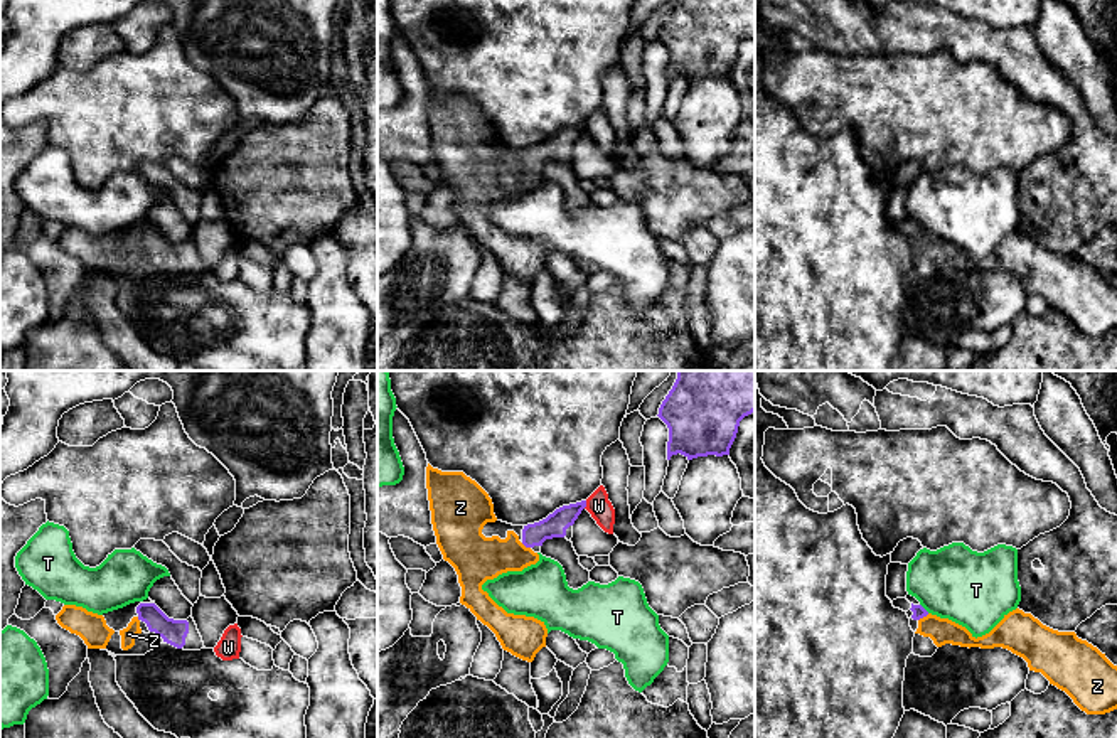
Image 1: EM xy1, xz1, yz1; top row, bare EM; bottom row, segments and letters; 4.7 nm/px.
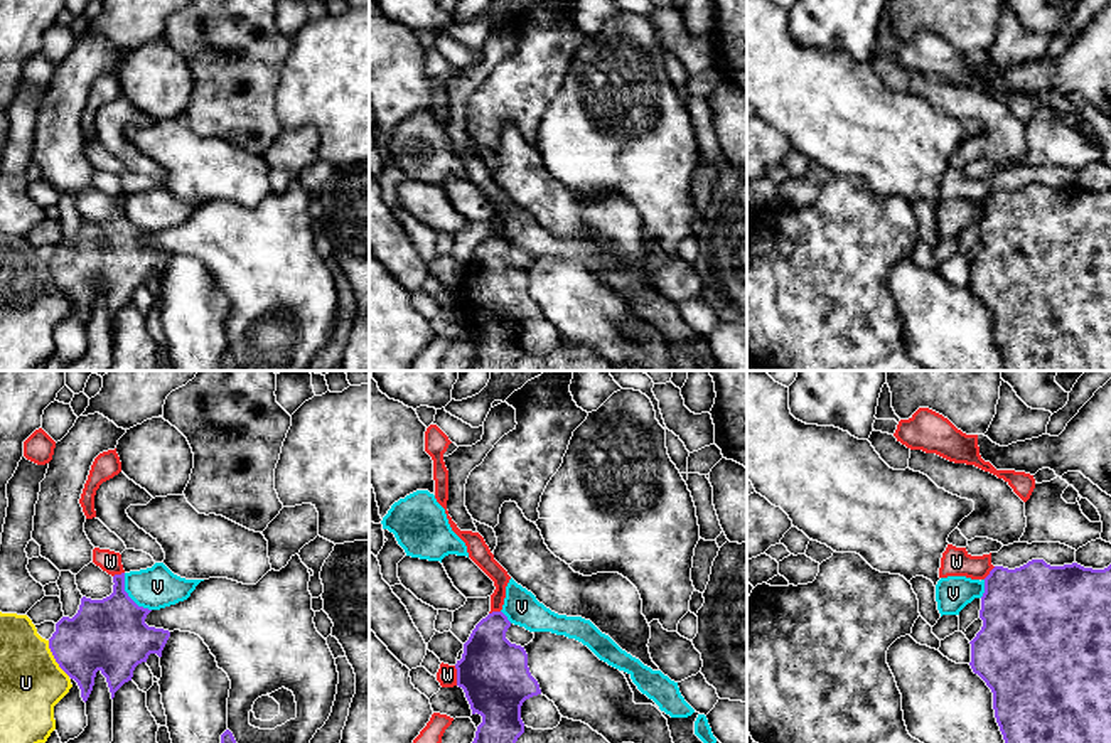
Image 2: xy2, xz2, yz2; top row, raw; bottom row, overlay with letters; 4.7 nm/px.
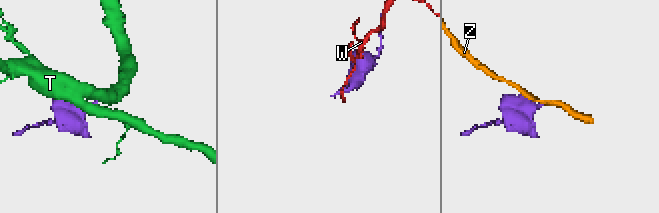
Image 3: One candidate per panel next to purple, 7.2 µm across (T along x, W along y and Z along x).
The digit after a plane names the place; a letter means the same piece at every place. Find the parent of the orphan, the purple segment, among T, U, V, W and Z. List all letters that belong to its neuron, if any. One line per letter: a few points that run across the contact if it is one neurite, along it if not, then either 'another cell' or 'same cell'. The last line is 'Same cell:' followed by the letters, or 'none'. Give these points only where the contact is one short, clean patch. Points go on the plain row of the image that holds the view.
T: yz1 (920, 226), (929, 235) | another cell
U: another cell
V: xy2 (123, 196), (123, 213), (139, 228), (150, 233) | another cell
W: another cell
Z: yz1 (919, 235), (924, 238), (942, 253) | same cell
Same cell: Z

